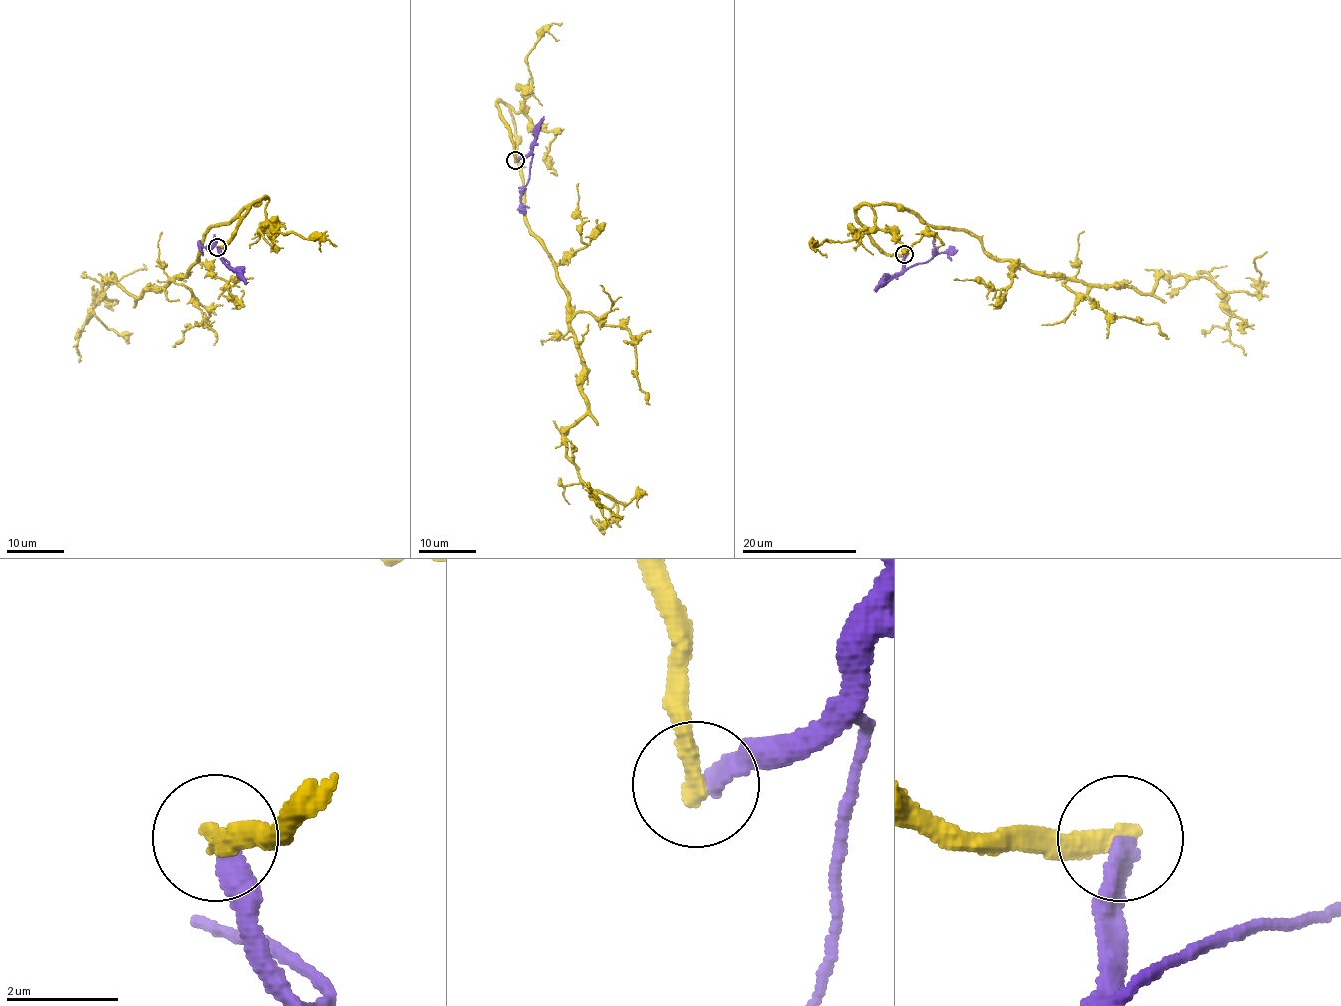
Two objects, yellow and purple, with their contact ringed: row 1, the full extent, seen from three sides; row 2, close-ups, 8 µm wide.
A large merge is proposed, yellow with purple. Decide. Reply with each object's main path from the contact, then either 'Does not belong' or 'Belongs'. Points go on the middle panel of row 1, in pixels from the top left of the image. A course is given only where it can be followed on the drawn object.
Course of yellow: (515, 160), (582, 364), (588, 414), (566, 453), (616, 502), (606, 523), (622, 510). Course of purple: (516, 160), (531, 153), (529, 179), (521, 194), (520, 209), (524, 215). Does not belong

